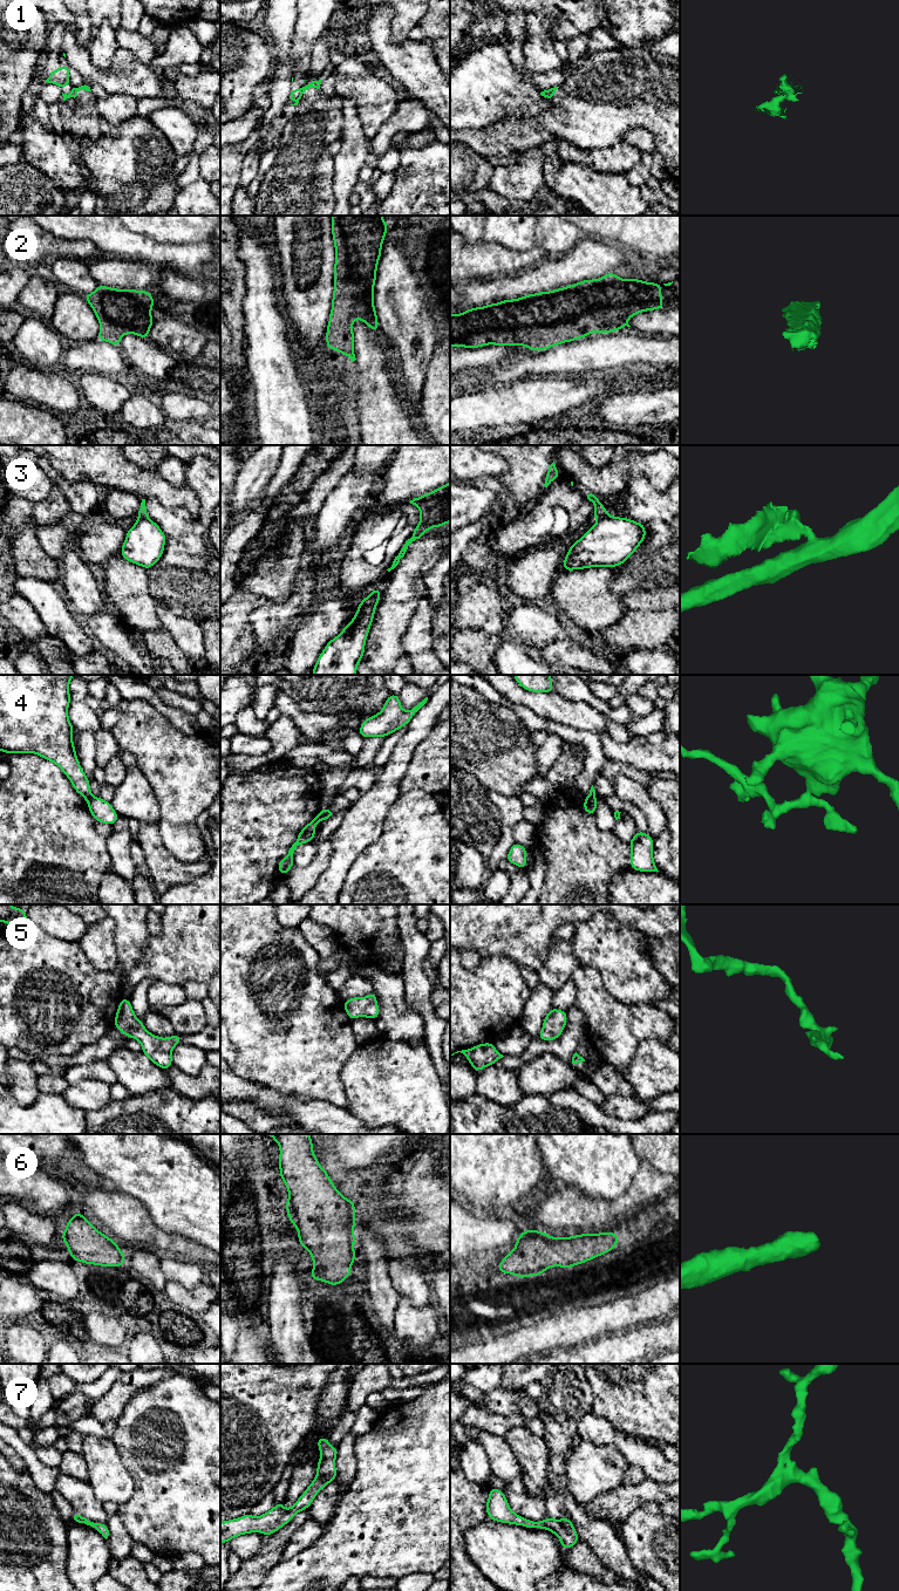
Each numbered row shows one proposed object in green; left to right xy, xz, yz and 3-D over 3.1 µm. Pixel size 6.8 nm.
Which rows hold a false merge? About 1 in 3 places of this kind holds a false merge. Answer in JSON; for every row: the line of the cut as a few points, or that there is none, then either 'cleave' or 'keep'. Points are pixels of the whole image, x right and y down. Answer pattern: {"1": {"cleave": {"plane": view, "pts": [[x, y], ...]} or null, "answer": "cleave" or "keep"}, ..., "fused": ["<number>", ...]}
{"1": {"cleave": {"plane": "xz", "pts": [[301, 87], [302, 93]]}, "answer": "cleave"}, "2": {"cleave": null, "answer": "keep"}, "3": {"cleave": {"plane": "yz", "pts": [[607, 514], [599, 519]]}, "answer": "cleave"}, "4": {"cleave": {"plane": "xz", "pts": [[319, 812], [321, 819]]}, "answer": "cleave"}, "5": {"cleave": null, "answer": "keep"}, "6": {"cleave": null, "answer": "keep"}, "7": {"cleave": null, "answer": "keep"}, "fused": ["1", "3", "4"]}

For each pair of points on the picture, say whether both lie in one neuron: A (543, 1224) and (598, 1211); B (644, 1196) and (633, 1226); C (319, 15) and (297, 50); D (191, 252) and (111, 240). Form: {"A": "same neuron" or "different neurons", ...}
{"A": "same neuron", "B": "different neurons", "C": "same neuron", "D": "same neuron"}

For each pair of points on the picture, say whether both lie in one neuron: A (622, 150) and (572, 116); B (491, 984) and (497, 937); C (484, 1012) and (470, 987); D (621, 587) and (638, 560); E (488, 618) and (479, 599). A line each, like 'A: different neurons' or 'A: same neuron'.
A: different neurons
B: different neurons
C: same neuron
D: same neuron
E: same neuron

